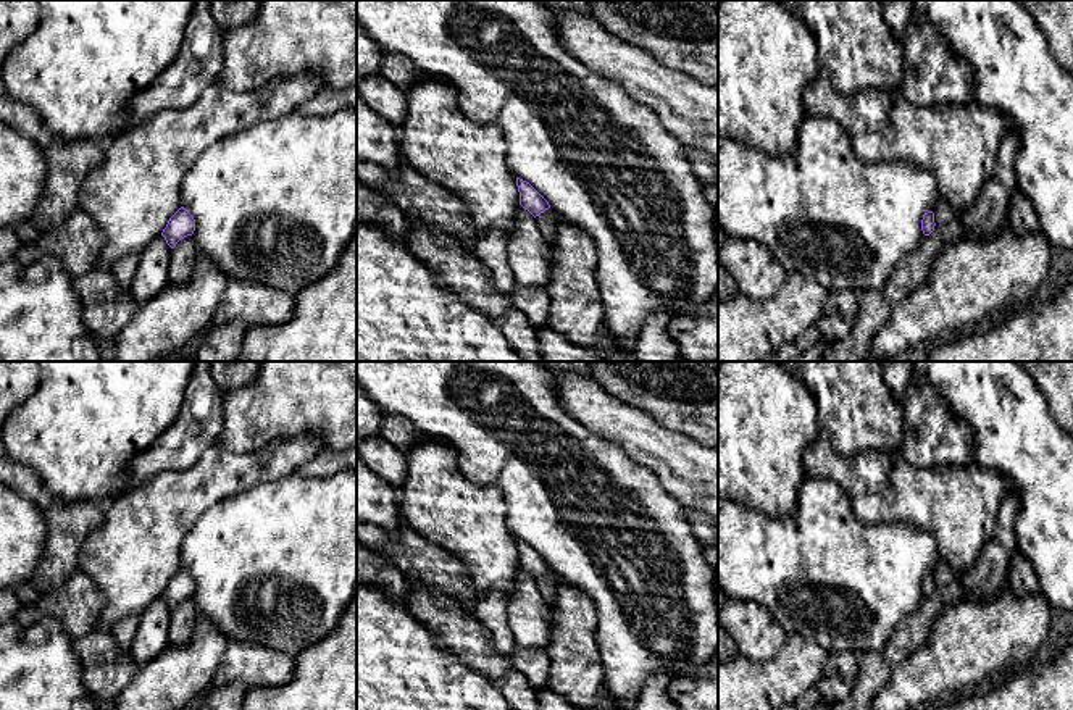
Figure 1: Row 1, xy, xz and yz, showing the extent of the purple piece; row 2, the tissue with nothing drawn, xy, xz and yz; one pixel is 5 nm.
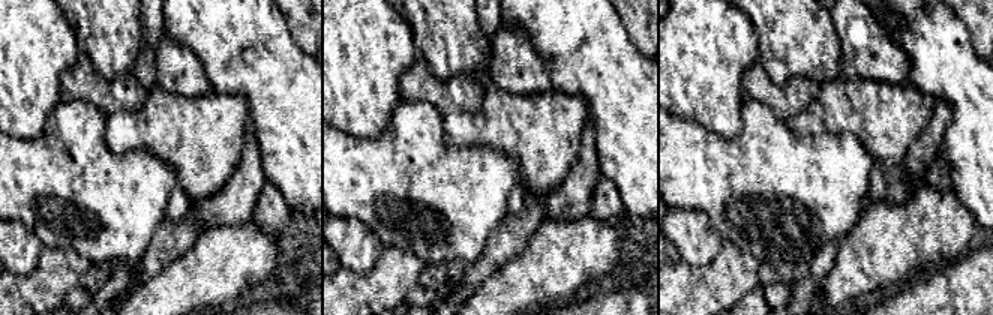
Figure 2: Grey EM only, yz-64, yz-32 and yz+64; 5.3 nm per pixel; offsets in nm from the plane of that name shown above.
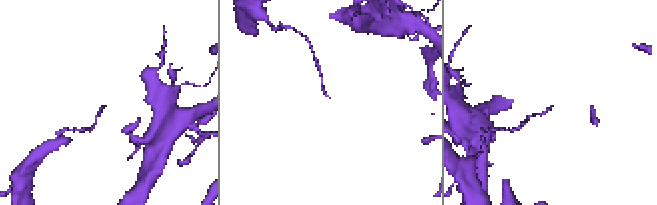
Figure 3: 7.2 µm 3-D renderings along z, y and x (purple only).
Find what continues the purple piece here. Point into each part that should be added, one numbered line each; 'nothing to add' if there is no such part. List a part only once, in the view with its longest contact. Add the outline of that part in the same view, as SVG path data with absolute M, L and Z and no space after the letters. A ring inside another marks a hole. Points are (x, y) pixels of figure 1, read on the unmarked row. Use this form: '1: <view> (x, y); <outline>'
nothing to add

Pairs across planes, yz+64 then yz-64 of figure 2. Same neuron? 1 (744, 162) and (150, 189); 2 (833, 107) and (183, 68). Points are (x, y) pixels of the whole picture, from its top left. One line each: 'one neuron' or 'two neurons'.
1: one neuron
2: two neurons

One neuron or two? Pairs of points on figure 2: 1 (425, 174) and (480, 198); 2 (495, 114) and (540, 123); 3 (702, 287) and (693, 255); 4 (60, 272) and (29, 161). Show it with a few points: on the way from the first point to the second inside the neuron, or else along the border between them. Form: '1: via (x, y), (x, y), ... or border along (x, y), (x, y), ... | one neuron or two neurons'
1: via (438, 188), (449, 198), (467, 198) | one neuron
2: via (506, 116), (513, 123), (530, 123) | one neuron
3: border along (722, 243), (707, 264), (687, 266), (681, 261) | two neurons
4: border along (45, 246), (71, 246), (87, 260) | two neurons

